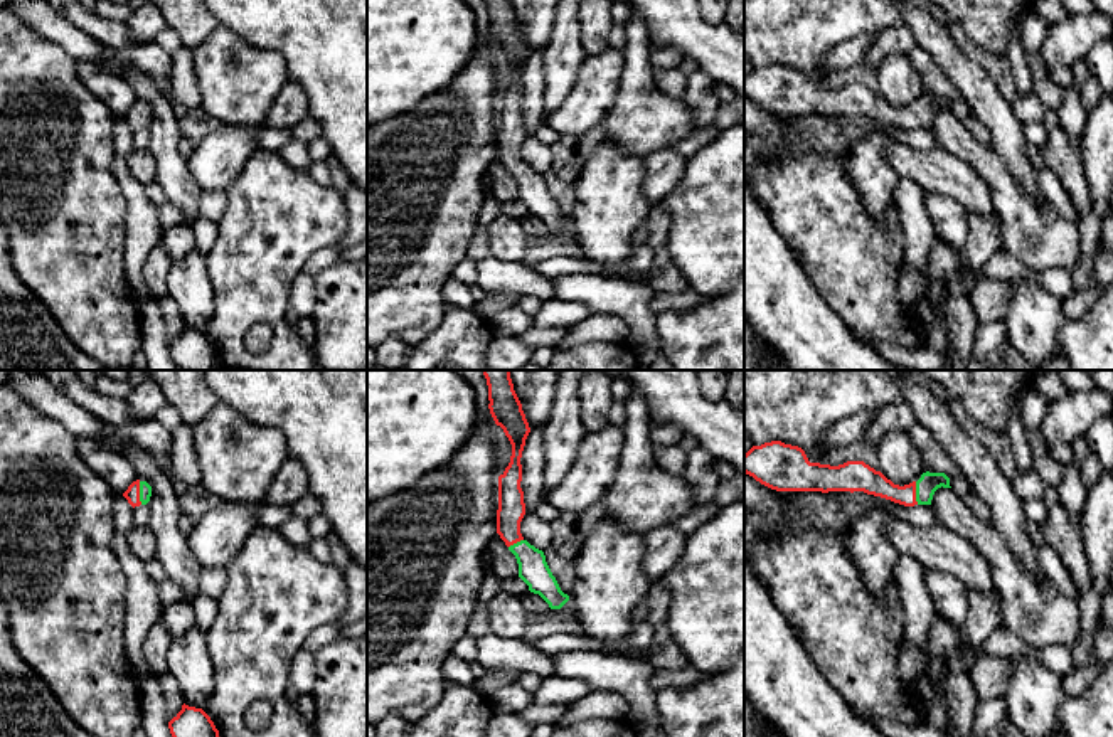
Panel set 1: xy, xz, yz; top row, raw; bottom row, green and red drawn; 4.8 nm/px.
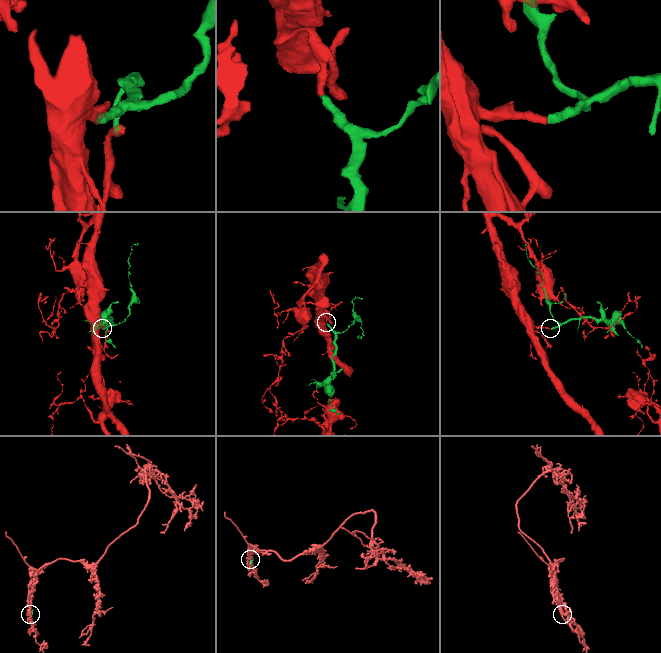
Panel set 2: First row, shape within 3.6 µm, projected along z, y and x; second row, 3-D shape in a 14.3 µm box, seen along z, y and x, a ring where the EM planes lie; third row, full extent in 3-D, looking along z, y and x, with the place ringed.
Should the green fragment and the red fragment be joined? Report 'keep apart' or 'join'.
join

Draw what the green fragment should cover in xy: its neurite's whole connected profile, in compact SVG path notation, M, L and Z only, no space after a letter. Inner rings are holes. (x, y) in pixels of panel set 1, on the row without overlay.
M133 104L128 113L123 116L128 126L135 131L140 128L146 128L152 119L152 109L146 104Z

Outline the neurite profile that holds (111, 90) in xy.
M76 59L77 76L84 86L101 99L116 118L123 118L136 104L130 84L116 74L101 72L96 62Z

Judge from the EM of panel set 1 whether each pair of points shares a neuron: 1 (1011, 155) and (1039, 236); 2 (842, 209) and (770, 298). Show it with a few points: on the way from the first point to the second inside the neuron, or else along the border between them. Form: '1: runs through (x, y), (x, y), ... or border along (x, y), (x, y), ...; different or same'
1: border along (1001, 157), (1016, 182), (1038, 202), (1048, 204); different
2: border along (777, 229), (820, 296); different

